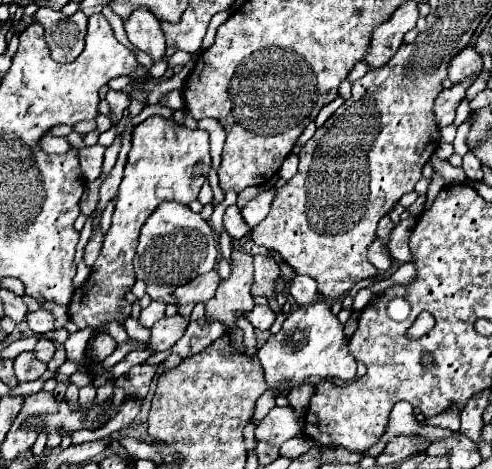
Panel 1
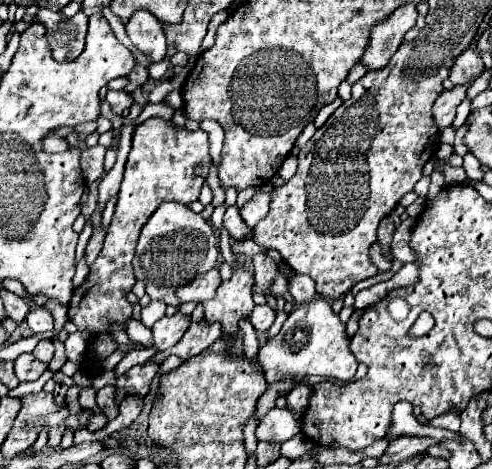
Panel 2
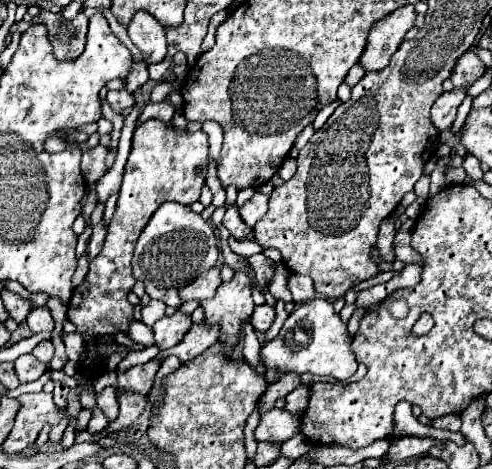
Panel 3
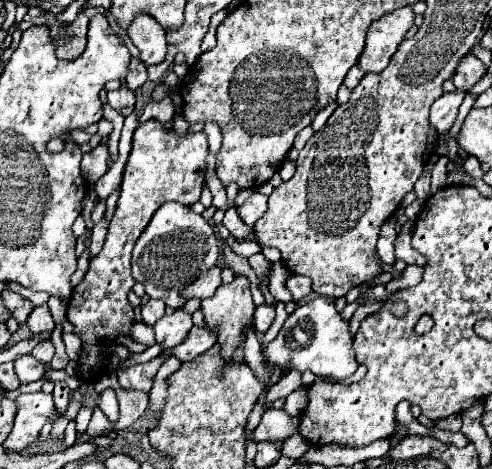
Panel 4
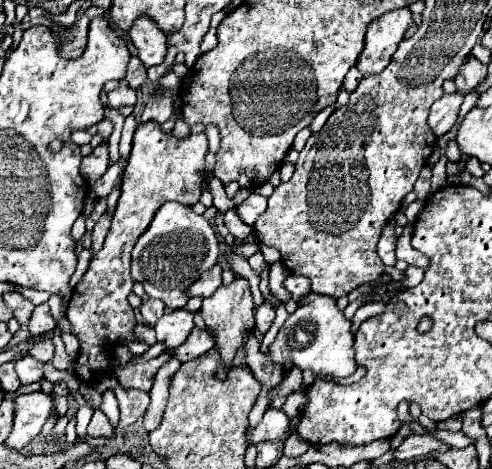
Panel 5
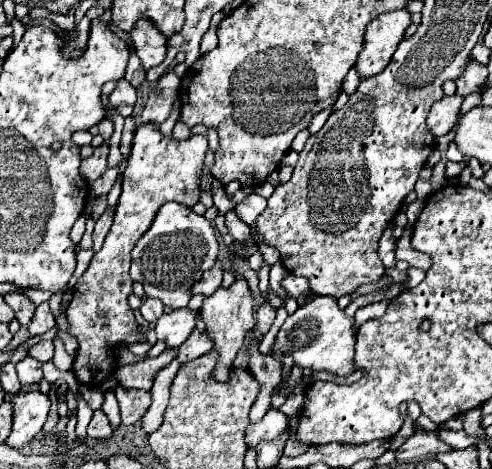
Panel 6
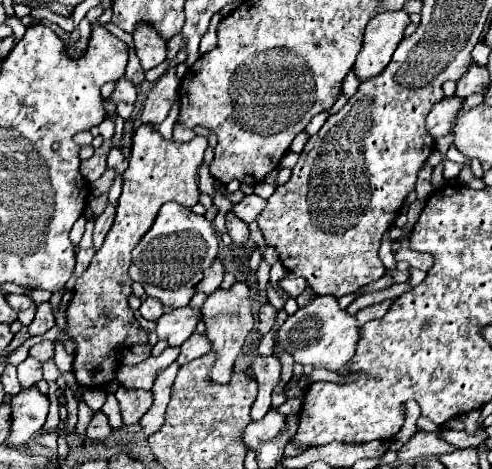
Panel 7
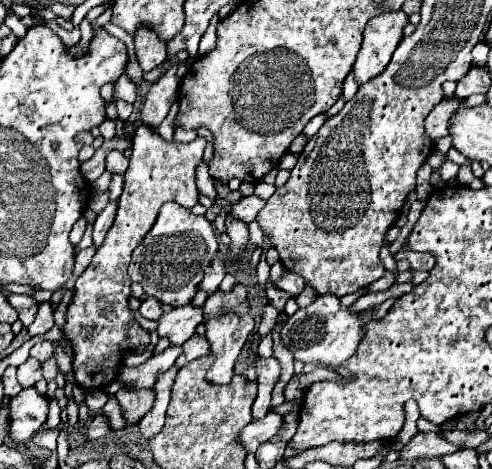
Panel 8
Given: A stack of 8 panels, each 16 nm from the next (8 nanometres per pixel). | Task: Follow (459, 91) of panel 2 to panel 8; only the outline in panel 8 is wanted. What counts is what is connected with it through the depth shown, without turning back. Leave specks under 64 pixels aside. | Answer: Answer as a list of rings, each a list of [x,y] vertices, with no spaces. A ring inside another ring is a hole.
[[[458,98],[454,100],[442,100],[440,104],[434,106],[434,110],[428,114],[428,118],[424,120],[424,128],[430,136],[430,140],[438,140],[442,136],[448,136],[448,122],[454,116],[458,108]]]

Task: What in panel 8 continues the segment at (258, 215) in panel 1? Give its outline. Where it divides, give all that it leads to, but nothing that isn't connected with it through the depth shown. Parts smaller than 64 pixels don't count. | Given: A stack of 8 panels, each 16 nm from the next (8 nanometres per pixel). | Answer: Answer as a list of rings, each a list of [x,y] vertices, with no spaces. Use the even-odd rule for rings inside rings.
[[[248,196],[248,198],[242,198],[238,202],[232,202],[230,208],[226,210],[226,214],[232,214],[234,218],[238,218],[238,220],[248,224],[248,222],[252,222],[258,216],[258,212],[264,208],[264,204],[266,202],[262,198]]]

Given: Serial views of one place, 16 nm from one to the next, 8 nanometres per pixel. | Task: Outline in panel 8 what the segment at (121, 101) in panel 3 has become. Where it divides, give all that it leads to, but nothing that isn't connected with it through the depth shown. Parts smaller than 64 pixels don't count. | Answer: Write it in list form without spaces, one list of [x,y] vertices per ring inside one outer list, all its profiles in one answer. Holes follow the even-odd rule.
[[[126,70],[114,82],[114,92],[114,100],[126,100],[130,104],[136,100],[136,84],[126,76]]]

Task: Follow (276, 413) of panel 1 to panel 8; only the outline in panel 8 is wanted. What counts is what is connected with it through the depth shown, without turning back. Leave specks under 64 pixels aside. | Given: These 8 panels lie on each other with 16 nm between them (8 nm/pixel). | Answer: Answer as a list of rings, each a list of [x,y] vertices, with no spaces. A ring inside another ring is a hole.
[[[268,412],[264,418],[252,420],[248,426],[244,426],[244,430],[236,440],[240,446],[246,448],[246,452],[256,452],[256,448],[262,442],[268,442],[272,436],[276,436],[280,426],[282,426],[282,416],[276,412]]]

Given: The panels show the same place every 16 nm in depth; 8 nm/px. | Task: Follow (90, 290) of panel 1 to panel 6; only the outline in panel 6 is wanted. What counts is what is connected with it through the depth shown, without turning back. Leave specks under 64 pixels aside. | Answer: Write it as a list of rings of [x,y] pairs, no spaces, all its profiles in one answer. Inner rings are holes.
[[[142,124],[136,128],[134,132],[134,140],[132,140],[132,152],[128,158],[128,168],[124,170],[122,178],[122,196],[118,200],[116,206],[116,216],[114,216],[114,224],[102,244],[102,248],[94,254],[88,270],[80,276],[80,280],[74,286],[74,298],[66,308],[66,318],[68,318],[68,334],[74,336],[78,340],[78,350],[76,350],[76,358],[74,358],[73,372],[78,378],[80,384],[86,386],[98,386],[110,378],[114,378],[114,366],[116,366],[116,354],[114,350],[120,344],[136,344],[136,342],[146,342],[144,334],[138,332],[138,322],[134,318],[132,308],[128,306],[128,296],[132,294],[132,278],[128,274],[130,268],[130,252],[136,246],[136,242],[140,240],[140,236],[150,228],[156,212],[160,210],[160,206],[164,202],[178,202],[184,204],[188,208],[192,208],[198,198],[200,198],[200,170],[204,166],[204,154],[208,148],[208,140],[206,136],[192,136],[186,142],[178,142],[174,138],[164,138],[158,130],[156,124]]]

